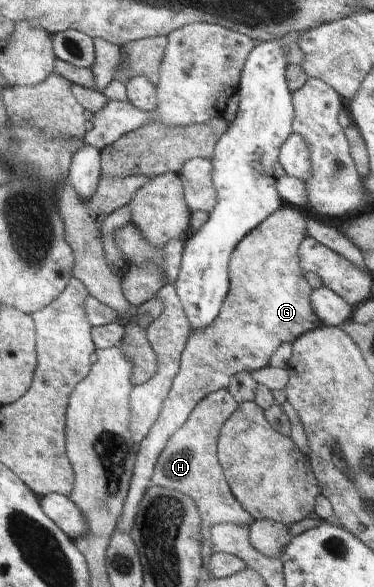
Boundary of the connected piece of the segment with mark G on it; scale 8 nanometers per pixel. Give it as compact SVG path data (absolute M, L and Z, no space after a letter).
M283 205L270 217L267 217L256 229L253 229L234 248L229 261L229 292L222 302L216 319L204 329L194 330L187 339L184 351L179 359L178 373L173 377L169 394L163 401L160 415L155 419L148 435L139 445L129 490L123 503L123 510L117 521L117 530L128 533L134 525L138 506L146 490L152 485L151 475L158 456L168 443L168 438L183 423L186 423L190 412L210 393L226 390L234 374L251 372L268 366L268 361L282 343L292 345L298 336L312 331L321 325L319 317L311 306L313 288L305 278L300 265L298 248L307 236L307 216L291 205Z

